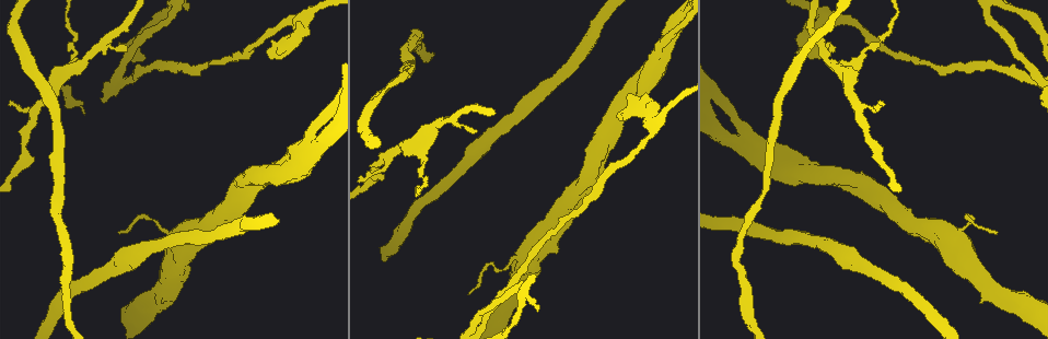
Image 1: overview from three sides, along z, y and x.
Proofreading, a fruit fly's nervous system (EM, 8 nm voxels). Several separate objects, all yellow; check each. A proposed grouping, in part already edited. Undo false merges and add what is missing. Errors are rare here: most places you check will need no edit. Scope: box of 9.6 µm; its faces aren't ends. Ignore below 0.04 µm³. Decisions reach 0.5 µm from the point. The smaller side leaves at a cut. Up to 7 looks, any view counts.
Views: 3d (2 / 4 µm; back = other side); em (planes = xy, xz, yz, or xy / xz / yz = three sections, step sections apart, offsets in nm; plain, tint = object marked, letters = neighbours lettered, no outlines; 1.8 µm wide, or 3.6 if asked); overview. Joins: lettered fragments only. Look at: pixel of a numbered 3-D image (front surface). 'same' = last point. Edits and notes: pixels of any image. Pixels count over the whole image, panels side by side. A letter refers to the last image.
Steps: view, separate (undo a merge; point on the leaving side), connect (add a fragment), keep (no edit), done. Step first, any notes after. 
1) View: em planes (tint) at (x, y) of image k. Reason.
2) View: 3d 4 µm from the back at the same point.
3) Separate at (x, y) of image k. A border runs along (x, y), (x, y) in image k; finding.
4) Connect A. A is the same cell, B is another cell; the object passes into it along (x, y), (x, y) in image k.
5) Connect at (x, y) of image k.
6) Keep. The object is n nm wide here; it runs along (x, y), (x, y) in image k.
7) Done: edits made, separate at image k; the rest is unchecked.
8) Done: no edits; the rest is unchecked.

View: em planes (letters) at (523, 285) of image 1. Three arms meet.

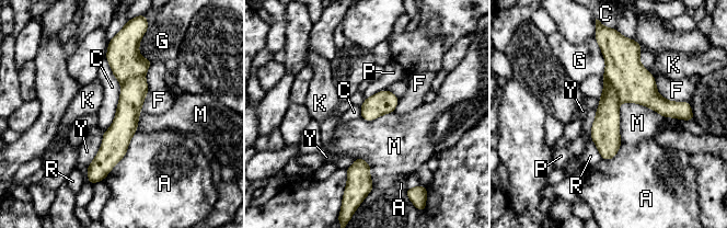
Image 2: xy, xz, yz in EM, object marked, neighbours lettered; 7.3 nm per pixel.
Keep. A, C, F, G, K, M, P, R and Y are other cells; all the same neuron.

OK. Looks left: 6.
View: 3d 2 µm from the back at (1033, 82) of image 1. Abrupt turn.

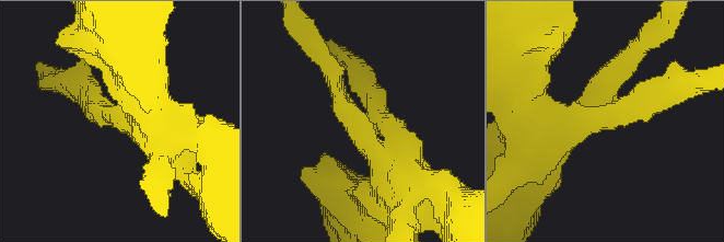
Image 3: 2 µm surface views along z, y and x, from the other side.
View: em 3.6 µm xy step 4 (tint) at (356, 121) of image 3. 3 arms meet here; the arms are 180, 200, 240 nm wide.

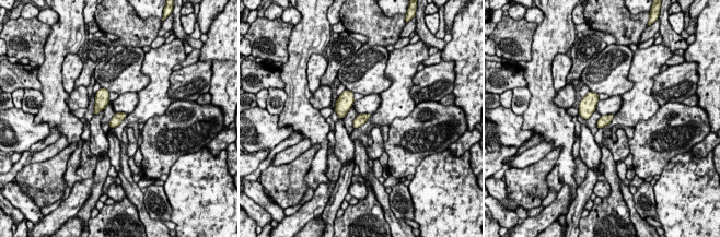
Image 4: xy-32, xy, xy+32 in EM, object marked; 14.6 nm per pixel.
View: em 3.6 µm planes (letters) at the same point. Cut it another way.

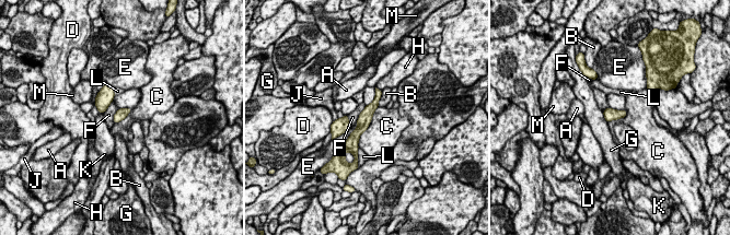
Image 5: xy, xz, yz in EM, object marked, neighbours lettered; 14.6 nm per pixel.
Keep. The object is 160 nm wide here; A, B, C, D, E, F, G, H, J, K, L and M are other cells; it runs along (378, 92), (361, 128), (350, 140) in image 5; continuous, no second neuron.

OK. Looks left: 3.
View: em planes (letters) at (619, 118) of image 1. Free end.

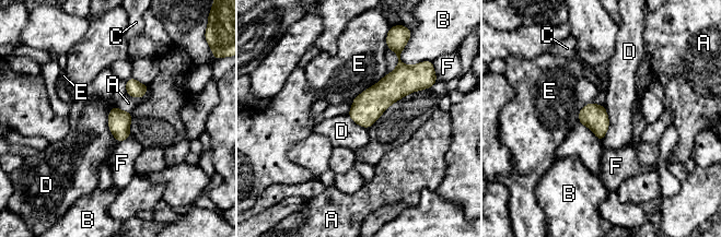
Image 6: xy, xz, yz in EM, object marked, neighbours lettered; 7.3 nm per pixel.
Keep. A, B, C, D, E and F are other cells; a border runs along (114, 105), (108, 129), (117, 142) in image 6; none of them fits.

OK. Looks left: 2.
Done: no edits; the rest is unchecked.

